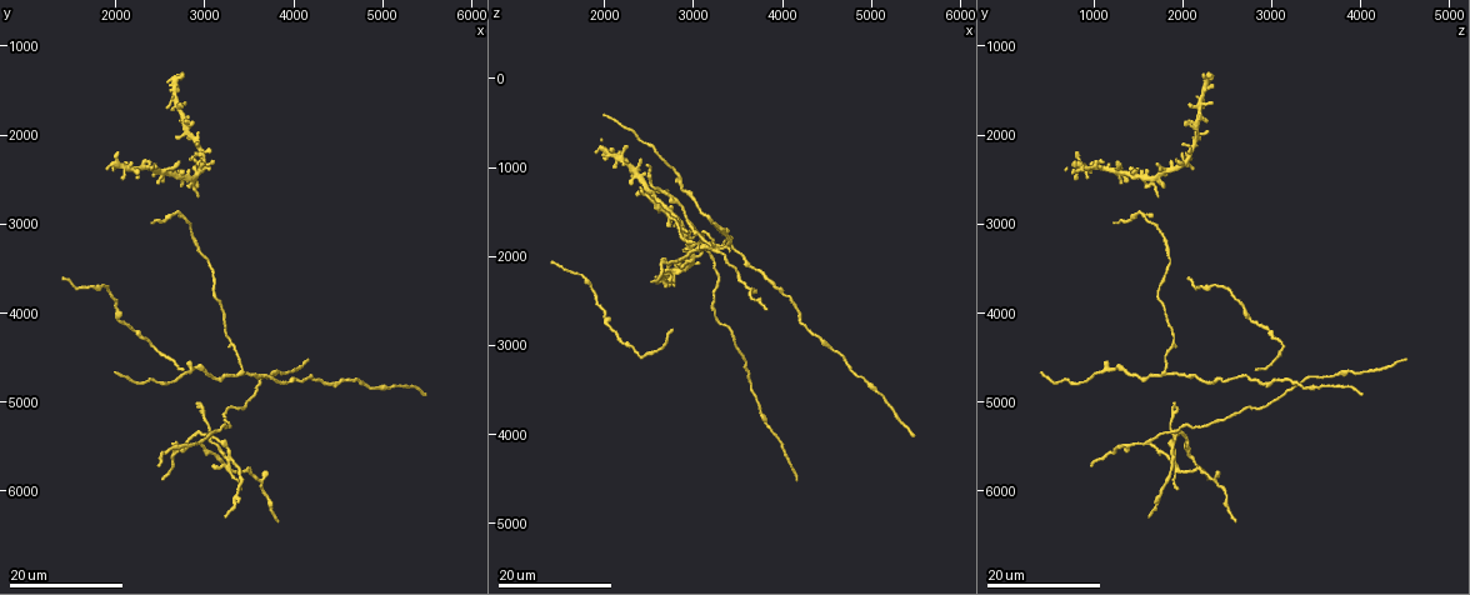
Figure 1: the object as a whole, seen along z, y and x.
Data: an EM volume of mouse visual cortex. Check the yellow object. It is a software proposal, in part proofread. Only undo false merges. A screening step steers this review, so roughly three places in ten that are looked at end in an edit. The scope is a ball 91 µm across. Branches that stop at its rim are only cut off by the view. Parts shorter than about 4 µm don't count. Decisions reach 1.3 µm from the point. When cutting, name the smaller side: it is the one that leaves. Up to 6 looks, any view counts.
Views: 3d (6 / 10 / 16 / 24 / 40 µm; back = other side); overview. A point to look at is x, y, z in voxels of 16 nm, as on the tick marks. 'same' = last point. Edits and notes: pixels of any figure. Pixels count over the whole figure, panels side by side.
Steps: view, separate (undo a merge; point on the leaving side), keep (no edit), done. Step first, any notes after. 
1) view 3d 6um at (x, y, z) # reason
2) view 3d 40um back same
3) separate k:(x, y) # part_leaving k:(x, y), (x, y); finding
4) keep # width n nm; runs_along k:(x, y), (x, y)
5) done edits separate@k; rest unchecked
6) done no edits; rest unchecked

view 3d 16um at (3000, 4650, 1350) # calibre changes

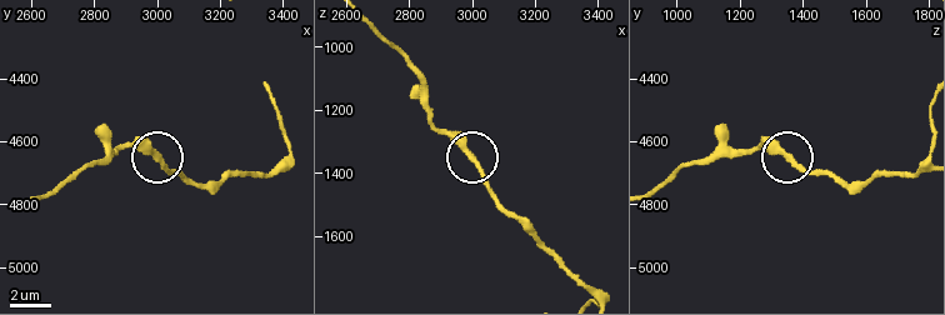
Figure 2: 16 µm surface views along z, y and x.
view 3d 10um at (3010, 4660, 1360) # closer look

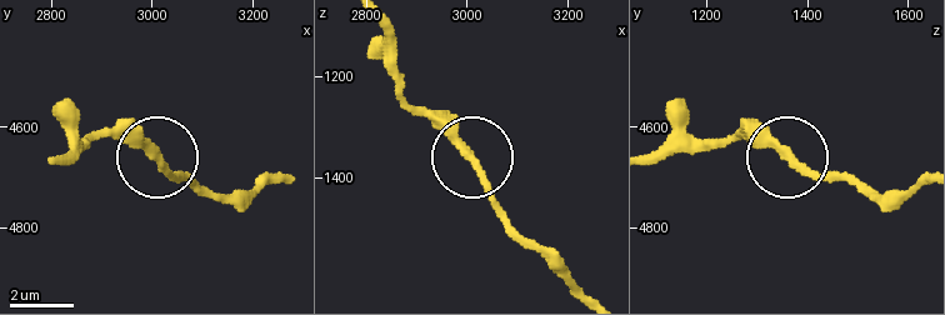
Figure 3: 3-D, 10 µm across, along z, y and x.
keep # continuous, no second neuron

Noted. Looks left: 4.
view 3d 16um at (3000, 5450, 1600) # three-way junction

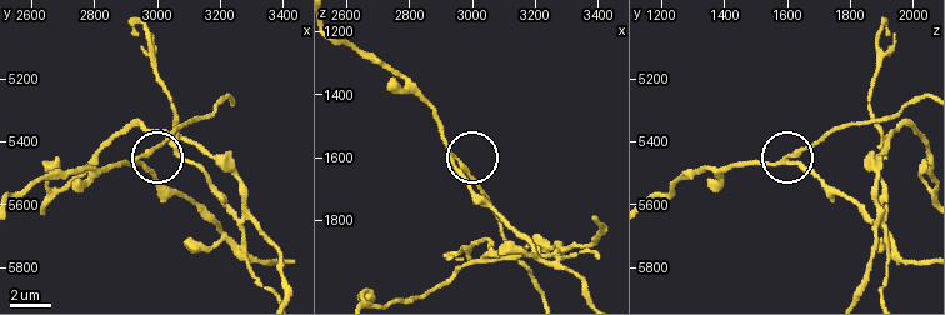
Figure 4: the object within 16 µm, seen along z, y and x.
view 3d 6um at (2960, 5440, 1620) # closer look

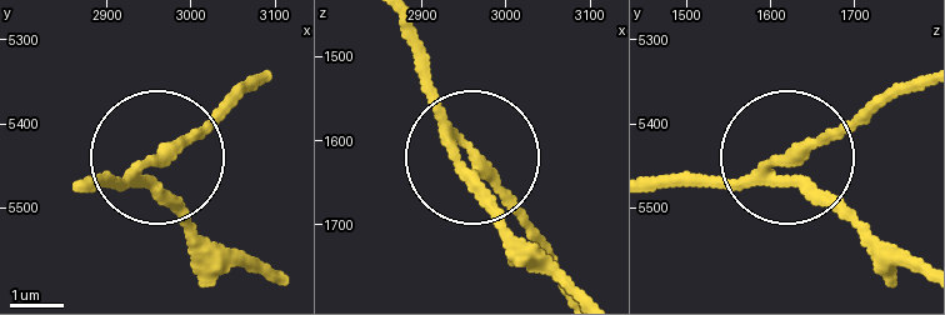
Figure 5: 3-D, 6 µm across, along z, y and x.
keep # arms 3; runs_along 5:(559, 281), (479, 188), (474, 146), (403, 30); all the same neuron

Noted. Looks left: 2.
view 3d 16um at (3400, 4700, 1800) # branch point

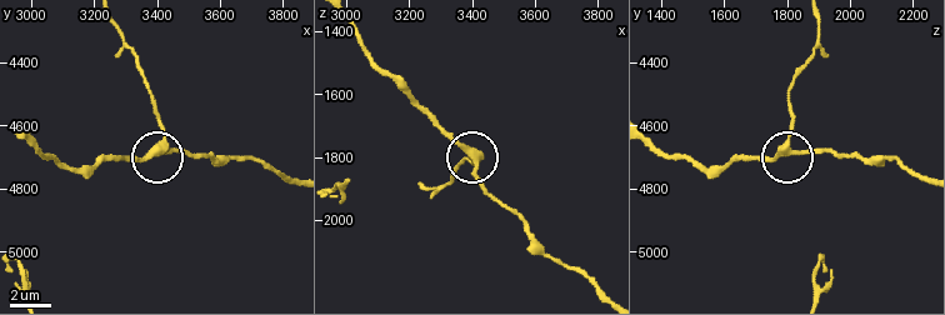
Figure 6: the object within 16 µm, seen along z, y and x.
view 3d 6um at (3420, 4670, 1810)

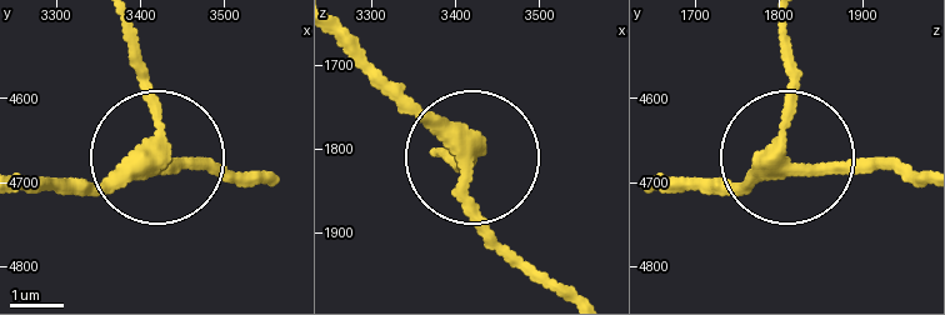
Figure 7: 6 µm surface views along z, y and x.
separate 7:(150, 85) # side_arm 53 um; part_leaving 7:(140, 158), (154, 95), (131, 28); two neurons meet here

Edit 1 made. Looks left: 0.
done edits separate@7; rest unchecked

